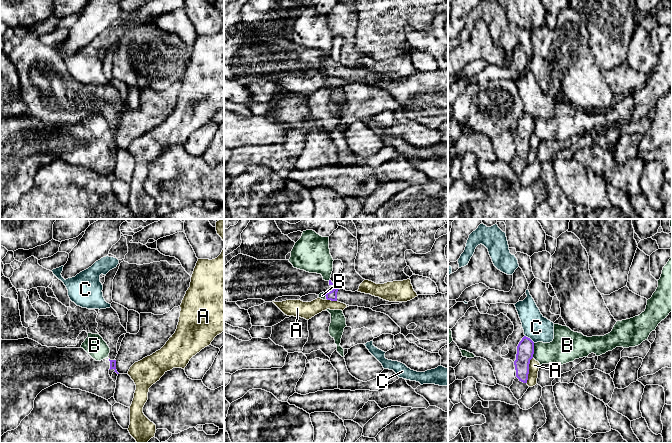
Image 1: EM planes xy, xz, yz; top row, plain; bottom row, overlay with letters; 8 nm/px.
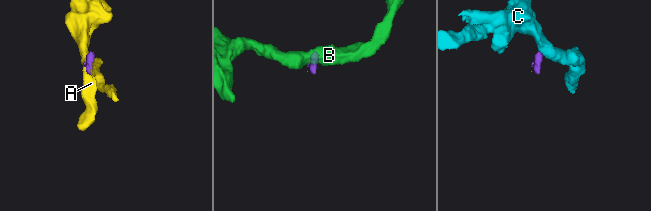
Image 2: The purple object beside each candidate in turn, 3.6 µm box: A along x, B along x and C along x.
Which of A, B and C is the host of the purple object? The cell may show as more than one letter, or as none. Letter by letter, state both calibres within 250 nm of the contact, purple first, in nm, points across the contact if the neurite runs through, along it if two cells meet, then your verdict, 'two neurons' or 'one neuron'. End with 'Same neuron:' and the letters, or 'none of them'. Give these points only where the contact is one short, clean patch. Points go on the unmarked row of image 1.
A: calibres 140 and 90 nm; border yz (532, 133), (529, 139), (529, 149), (526, 158); two neurons
B: calibres 140 and 240 nm; border yz (534, 119), (532, 133); two neurons
C: calibres 140 and 200 nm; border yz (525, 111), (534, 118); two neurons
Same neuron: none of them

